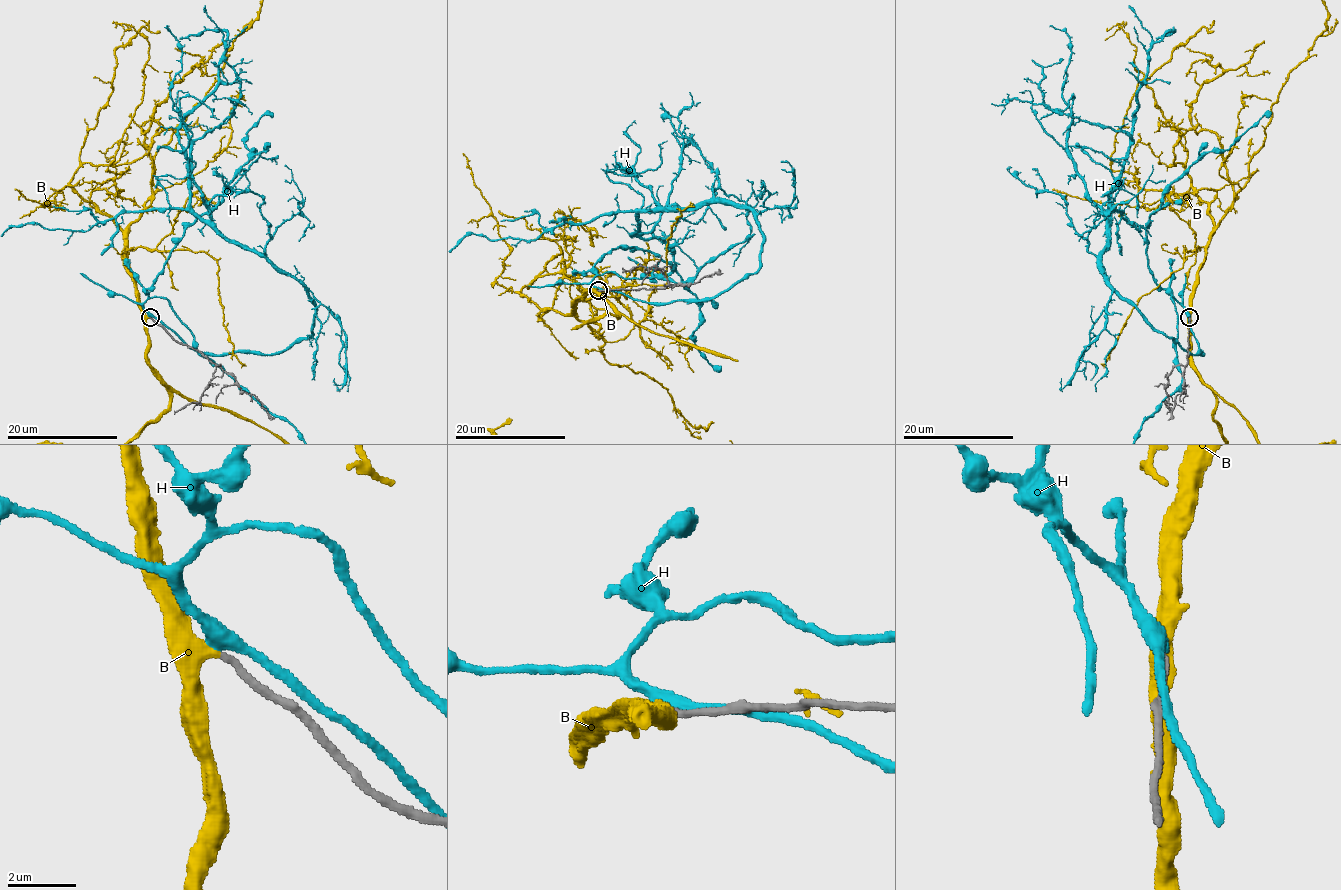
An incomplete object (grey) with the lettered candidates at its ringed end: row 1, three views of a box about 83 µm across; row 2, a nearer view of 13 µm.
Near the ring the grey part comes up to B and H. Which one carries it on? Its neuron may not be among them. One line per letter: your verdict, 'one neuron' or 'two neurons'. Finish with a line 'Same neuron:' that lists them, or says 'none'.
B: one neuron
H: two neurons
Same neuron: B

